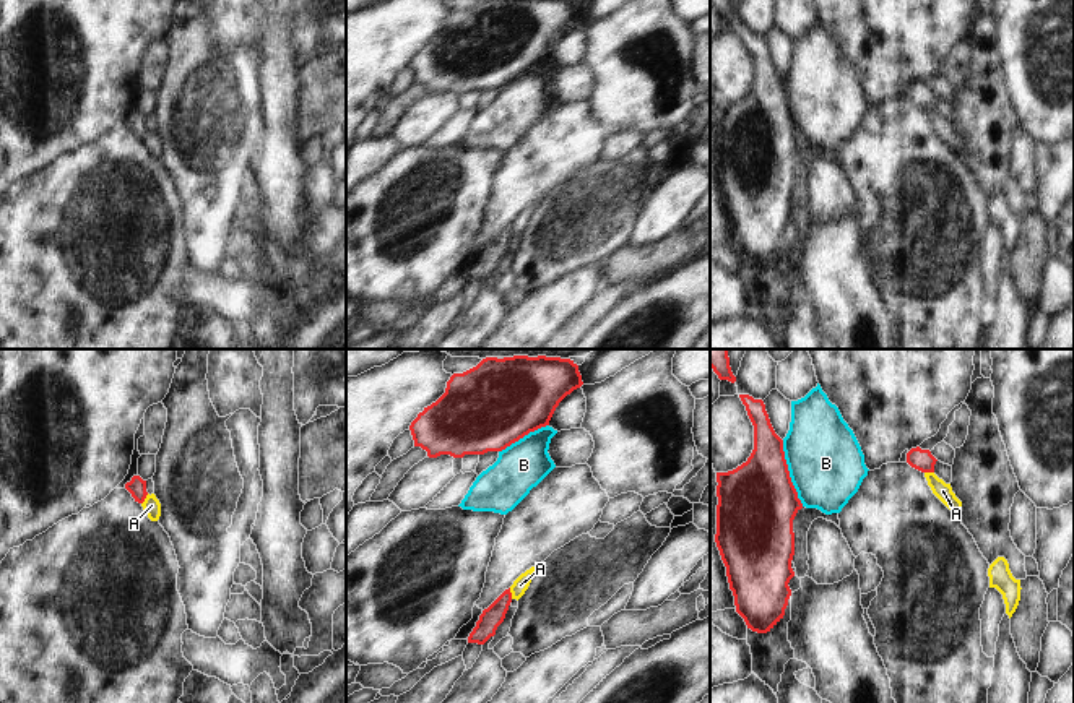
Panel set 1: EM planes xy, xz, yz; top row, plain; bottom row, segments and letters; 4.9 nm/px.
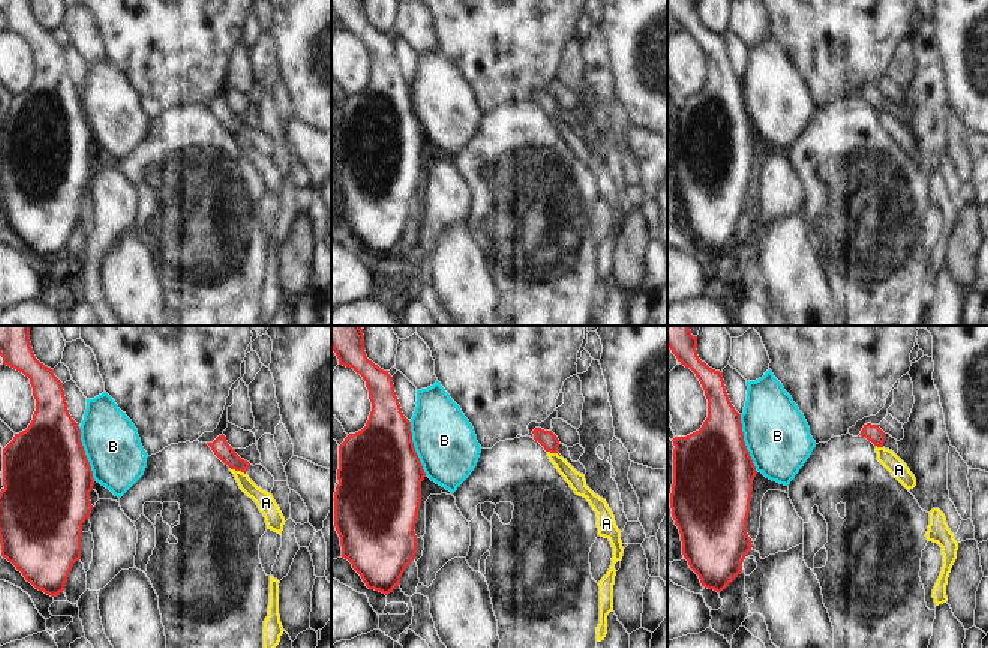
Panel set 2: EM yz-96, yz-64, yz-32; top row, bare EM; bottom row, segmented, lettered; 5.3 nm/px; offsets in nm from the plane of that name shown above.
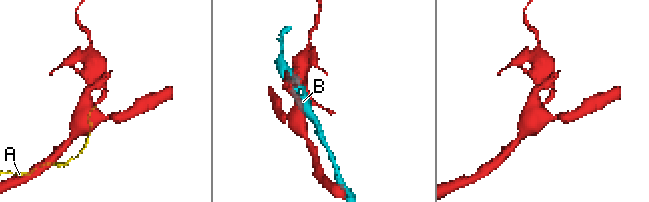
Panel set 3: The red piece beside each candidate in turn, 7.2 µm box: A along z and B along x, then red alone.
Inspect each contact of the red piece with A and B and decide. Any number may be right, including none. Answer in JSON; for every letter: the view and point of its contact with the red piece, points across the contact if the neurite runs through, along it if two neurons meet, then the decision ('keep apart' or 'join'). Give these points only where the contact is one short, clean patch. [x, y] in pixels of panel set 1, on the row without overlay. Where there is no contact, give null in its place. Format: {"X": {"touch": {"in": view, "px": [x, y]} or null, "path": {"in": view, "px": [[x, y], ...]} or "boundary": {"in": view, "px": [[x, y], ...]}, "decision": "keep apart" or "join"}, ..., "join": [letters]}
{"A": {"touch": {"in": "xz", "px": [511, 229]}, "boundary": {"in": "xz", "px": [[509, 224], [512, 234]]}, "decision": "keep apart"}, "B": {"touch": {"in": "yz", "px": [788, 109]}, "decision": "keep apart"}, "join": []}

